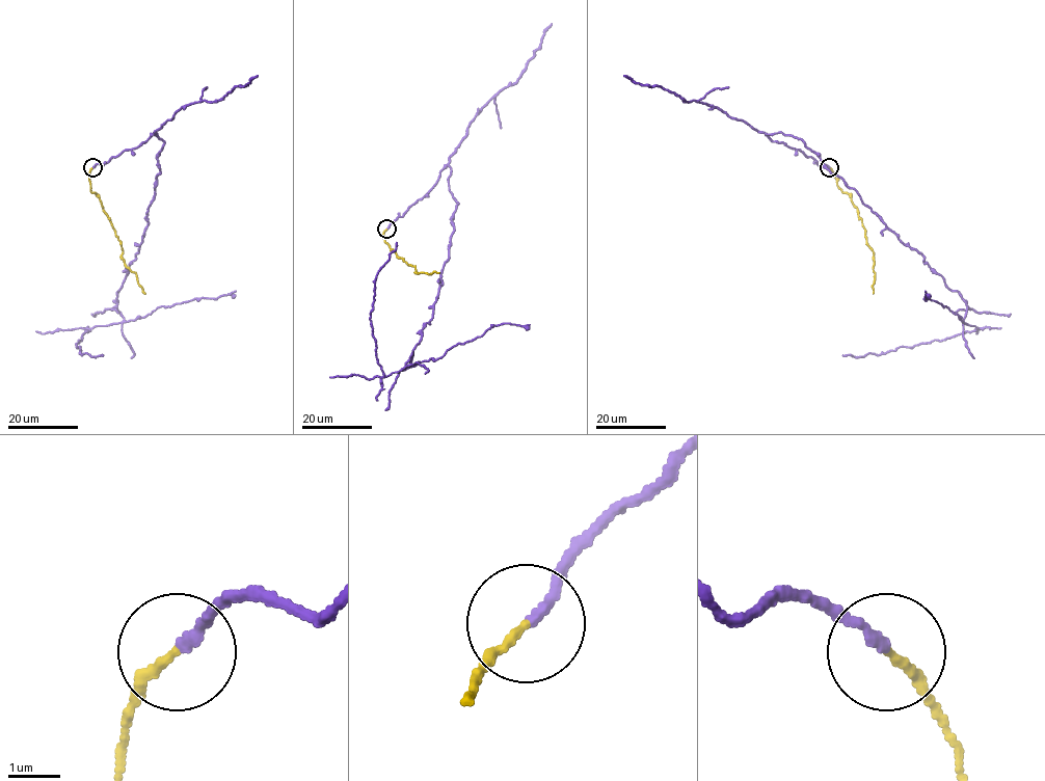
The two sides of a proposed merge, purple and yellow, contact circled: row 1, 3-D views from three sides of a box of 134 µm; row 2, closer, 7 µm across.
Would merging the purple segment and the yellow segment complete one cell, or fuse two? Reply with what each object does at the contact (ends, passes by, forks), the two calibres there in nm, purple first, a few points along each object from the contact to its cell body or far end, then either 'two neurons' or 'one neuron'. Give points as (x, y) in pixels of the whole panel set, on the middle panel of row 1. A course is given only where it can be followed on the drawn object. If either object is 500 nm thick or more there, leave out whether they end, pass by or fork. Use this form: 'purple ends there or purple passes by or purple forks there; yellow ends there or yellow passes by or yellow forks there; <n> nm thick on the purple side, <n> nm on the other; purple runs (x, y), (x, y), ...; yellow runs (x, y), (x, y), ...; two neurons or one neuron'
purple ends there; yellow ends there; 200 nm thick on the purple side, 160 nm on the other; purple runs (387, 229), (448, 165), (458, 203), (432, 317), (418, 364), (384, 376), (370, 317), (397, 242); yellow runs (387, 229), (382, 236), (384, 242), (397, 257), (416, 267), (416, 273), (438, 272); two neurons

